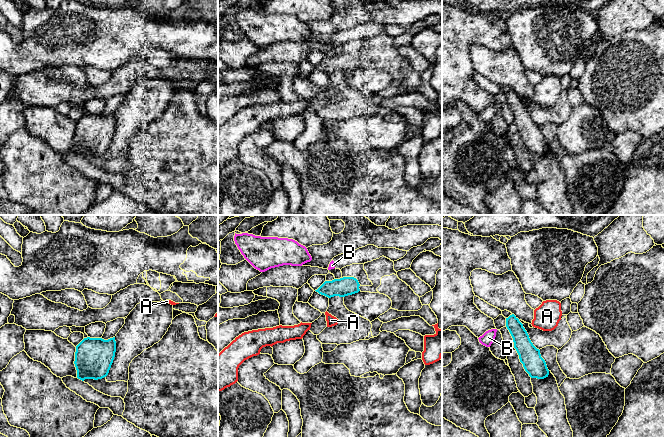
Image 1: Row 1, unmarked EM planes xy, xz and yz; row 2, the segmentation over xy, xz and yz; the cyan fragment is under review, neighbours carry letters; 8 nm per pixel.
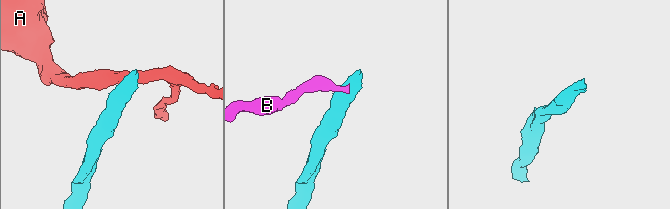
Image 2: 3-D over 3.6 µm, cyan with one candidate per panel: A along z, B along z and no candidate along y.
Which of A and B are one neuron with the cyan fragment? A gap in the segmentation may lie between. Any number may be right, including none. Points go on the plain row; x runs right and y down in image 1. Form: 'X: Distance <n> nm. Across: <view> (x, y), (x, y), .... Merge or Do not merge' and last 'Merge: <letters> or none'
A: Distance 70 nm. Across: yz (526, 107), (532, 101). Do not merge
B: Distance 80 nm. Across: yz (506, 102), (496, 105). Do not merge
Merge: none

